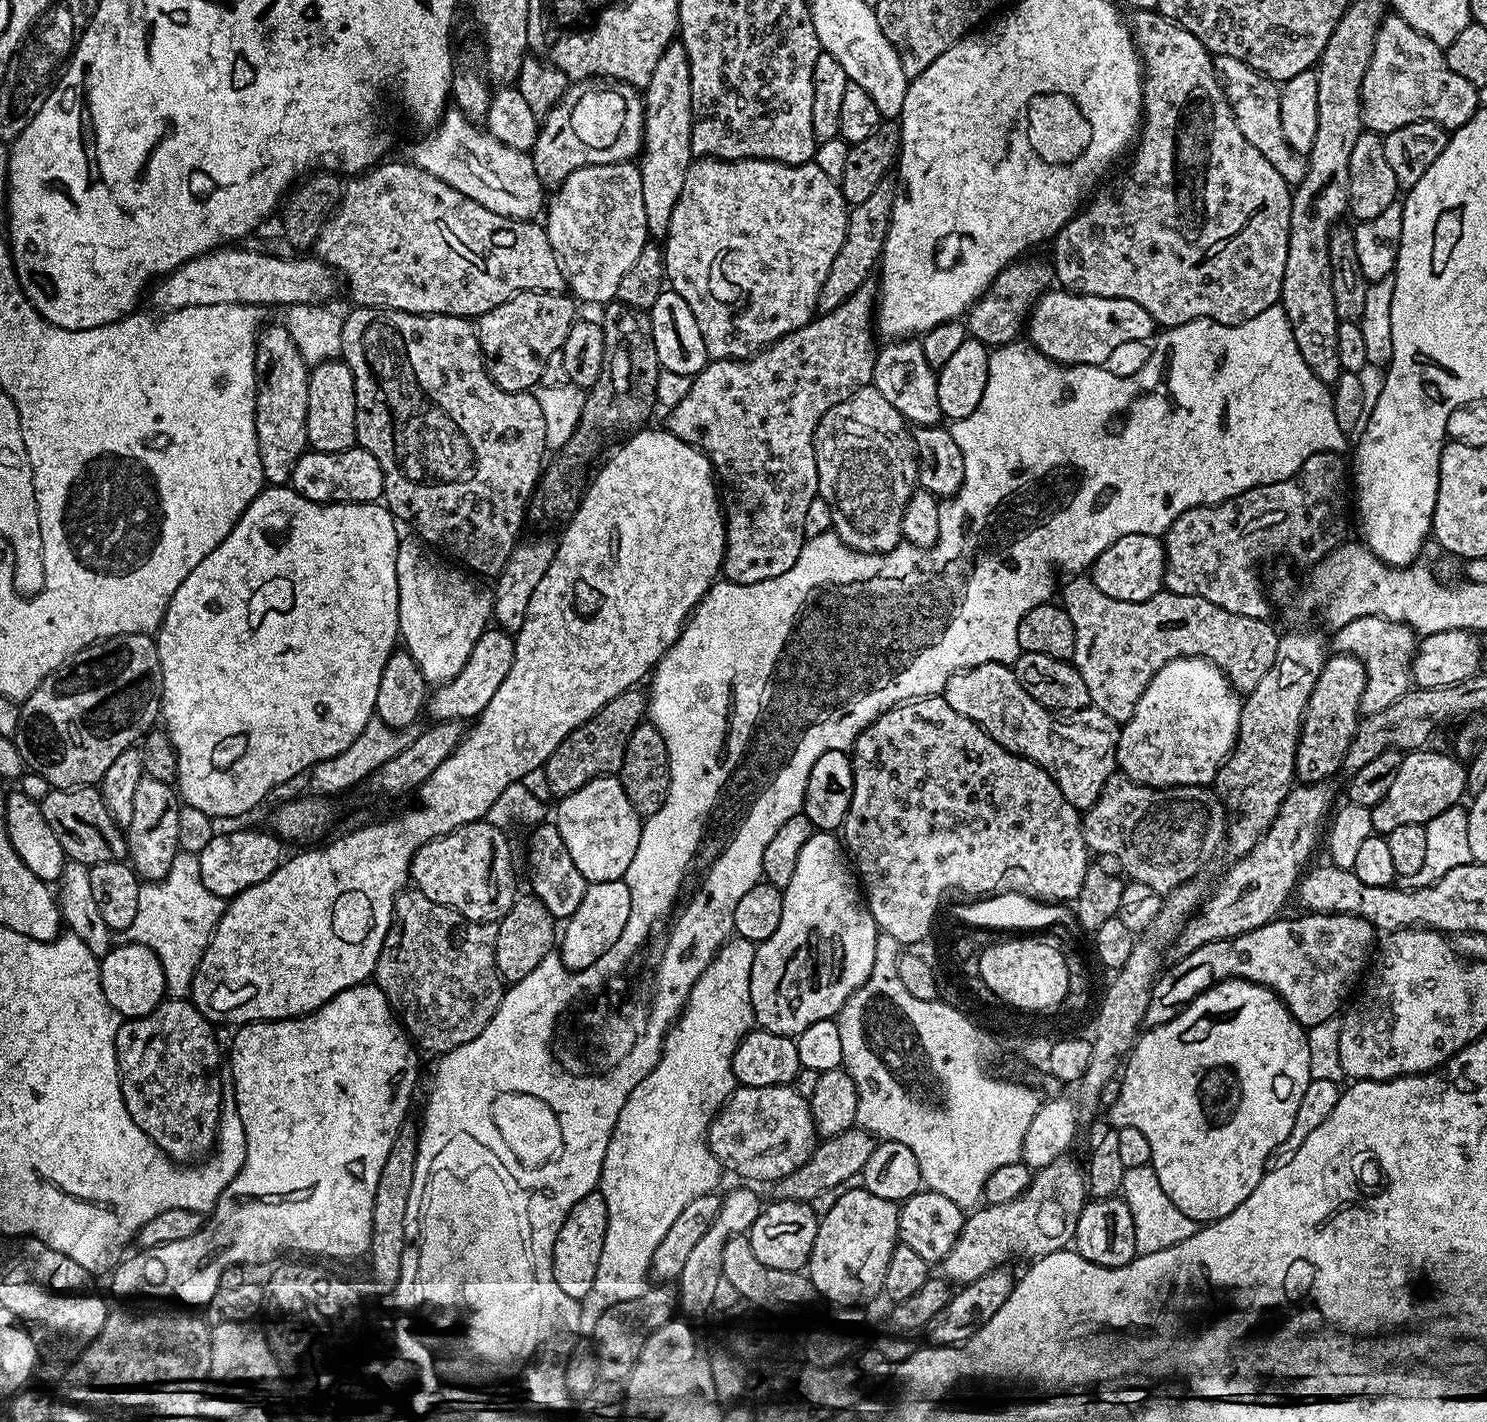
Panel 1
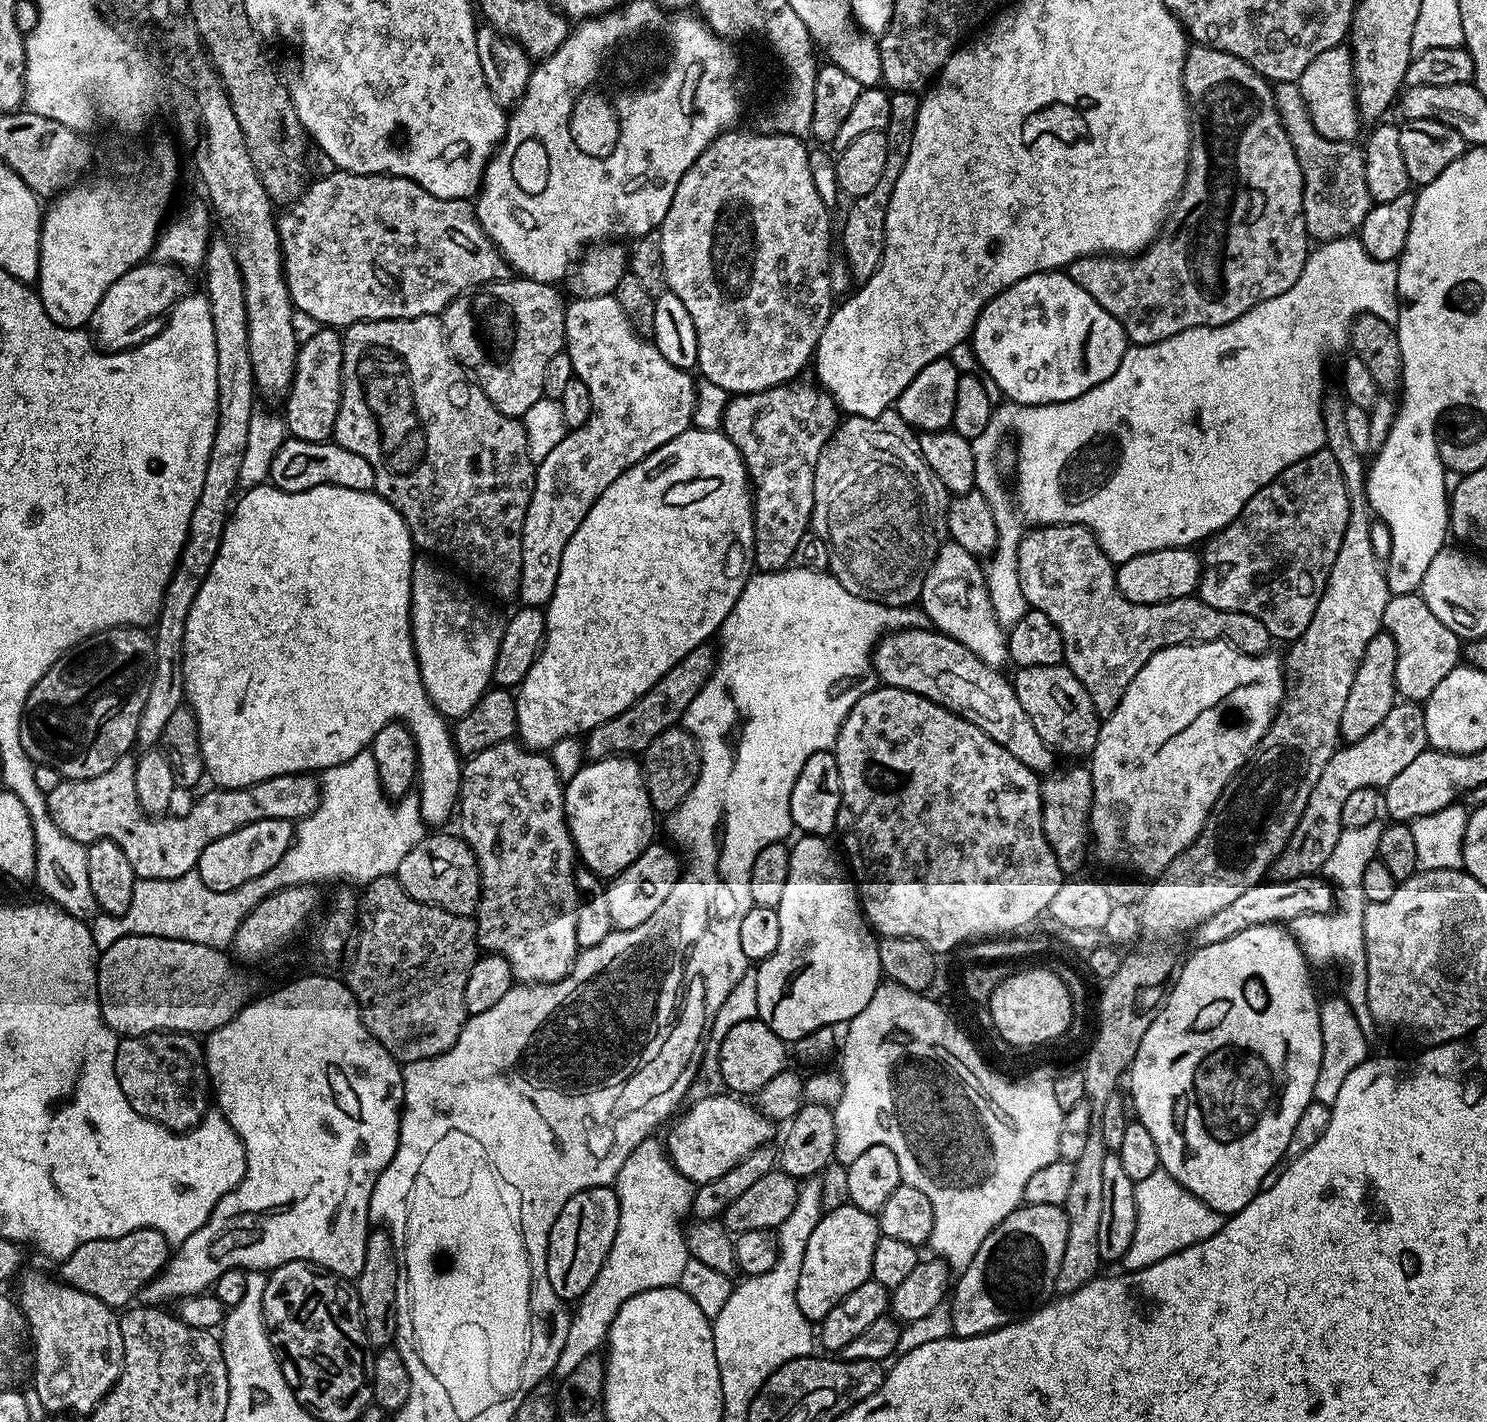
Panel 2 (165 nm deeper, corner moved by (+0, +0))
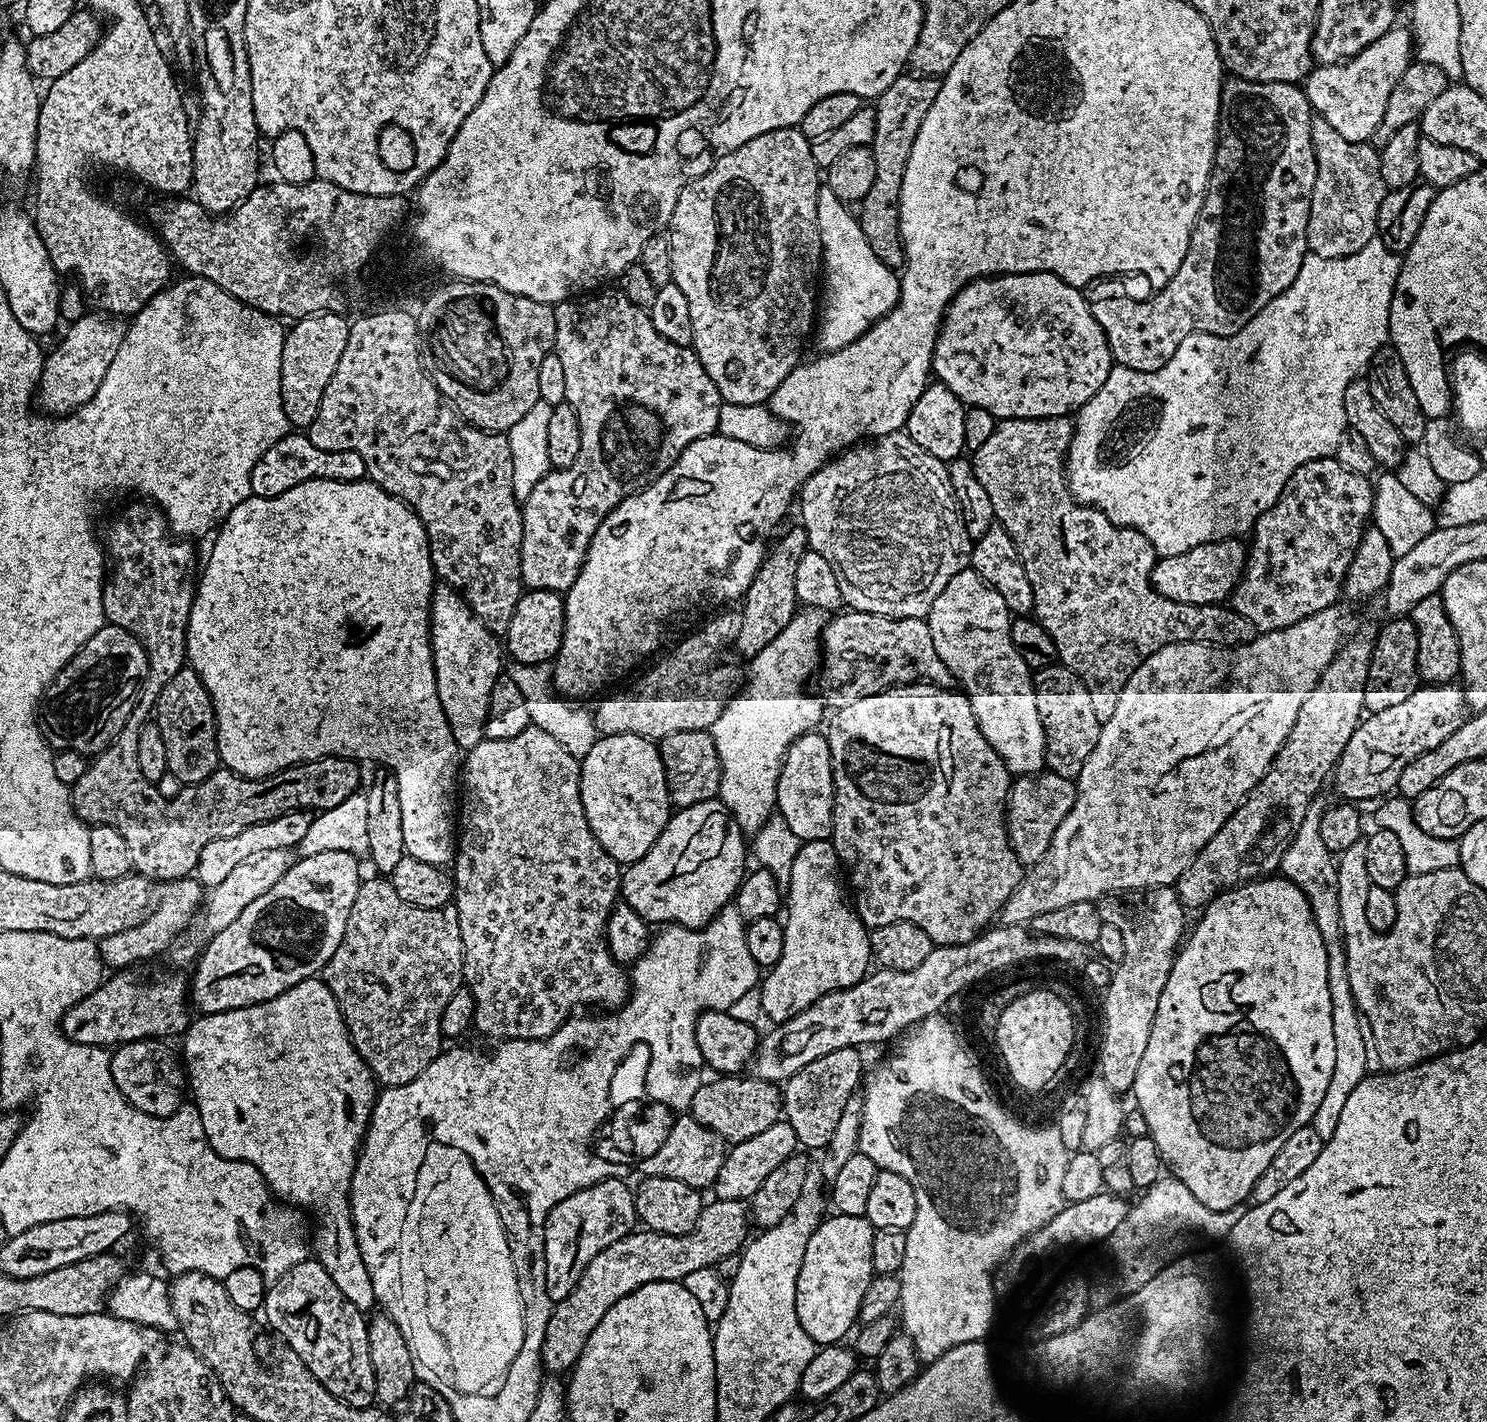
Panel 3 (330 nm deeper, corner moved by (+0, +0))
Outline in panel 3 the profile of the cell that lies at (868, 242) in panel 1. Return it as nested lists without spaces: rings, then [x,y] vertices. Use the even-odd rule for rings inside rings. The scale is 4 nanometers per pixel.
[[[902,74],[880,96],[875,97],[876,121],[874,122],[874,142],[870,146],[874,154],[874,182],[866,198],[858,205],[858,219],[870,250],[887,268],[900,270],[904,267],[904,247],[900,237],[900,195],[902,194],[902,174],[906,174],[906,162],[910,162],[910,146],[918,138],[922,118],[934,98],[938,98],[940,80],[935,76]],[[860,211],[860,212],[859,212]]]

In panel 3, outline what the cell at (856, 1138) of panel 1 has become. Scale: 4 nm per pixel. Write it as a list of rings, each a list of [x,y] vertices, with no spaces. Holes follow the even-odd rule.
[[[712,1198],[705,1203],[694,1230],[686,1234],[662,1234],[647,1230],[633,1230],[622,1238],[618,1238],[618,1242],[610,1242],[610,1246],[606,1246],[602,1254],[594,1254],[590,1266],[582,1270],[582,1278],[578,1278],[578,1286],[574,1286],[574,1290],[570,1290],[566,1298],[553,1303],[550,1323],[546,1326],[546,1342],[542,1344],[542,1362],[545,1373],[564,1374],[576,1367],[590,1334],[594,1334],[594,1326],[598,1326],[598,1322],[606,1318],[606,1310],[610,1310],[614,1302],[626,1298],[626,1294],[638,1290],[643,1284],[670,1282],[671,1280],[682,1282],[694,1270],[706,1267],[715,1269],[716,1264],[722,1259],[735,1256],[743,1249],[750,1236],[748,1228],[750,1229],[750,1208],[745,1201]]]

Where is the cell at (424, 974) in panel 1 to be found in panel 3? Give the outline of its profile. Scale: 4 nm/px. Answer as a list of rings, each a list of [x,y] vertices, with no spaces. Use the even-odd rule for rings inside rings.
[[[376,878],[380,880],[365,879],[358,890],[358,898],[354,898],[354,906],[350,906],[350,918],[346,918],[346,934],[342,934],[342,942],[338,942],[338,950],[334,950],[334,958],[324,967],[322,979],[324,985],[334,994],[338,1010],[344,1019],[344,1025],[352,1045],[358,1050],[358,1054],[364,1060],[364,1064],[372,1071],[373,1077],[384,1088],[394,1086],[406,1086],[406,1082],[414,1082],[430,1062],[440,1055],[442,1051],[442,1010],[446,1010],[446,1002],[454,998],[456,991],[464,984],[464,947],[462,946],[462,930],[458,926],[458,910],[455,903],[443,904],[440,908],[423,908],[422,906],[410,906],[410,902],[402,902],[398,898],[398,890],[394,890],[391,879]]]

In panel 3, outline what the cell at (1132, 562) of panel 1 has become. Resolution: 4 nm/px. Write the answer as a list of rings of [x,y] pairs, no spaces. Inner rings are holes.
[[[1236,538],[1226,540],[1211,540],[1208,544],[1194,546],[1194,550],[1186,550],[1186,554],[1162,556],[1157,559],[1152,568],[1152,588],[1158,594],[1183,604],[1224,604],[1231,597],[1240,576],[1244,573],[1246,559],[1245,545]]]

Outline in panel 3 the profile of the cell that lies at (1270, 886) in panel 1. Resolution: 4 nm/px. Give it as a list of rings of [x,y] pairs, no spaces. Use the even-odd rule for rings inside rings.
[[[1455,683],[1418,686],[1401,697],[1377,712],[1369,711],[1350,734],[1350,742],[1346,742],[1346,750],[1342,750],[1330,777],[1330,784],[1340,795],[1337,797],[1348,802],[1387,797],[1396,788],[1398,778],[1402,778],[1402,770],[1418,754],[1434,750],[1438,742],[1446,742],[1466,719],[1463,690]]]

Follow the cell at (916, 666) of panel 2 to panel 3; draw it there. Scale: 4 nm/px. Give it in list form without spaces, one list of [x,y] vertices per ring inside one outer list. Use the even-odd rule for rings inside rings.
[[[851,610],[833,615],[824,625],[822,663],[818,668],[827,703],[832,706],[849,704],[898,684],[913,683],[920,668],[916,656],[922,655],[924,648],[926,652],[931,642],[930,630],[925,621],[918,618],[890,618]]]

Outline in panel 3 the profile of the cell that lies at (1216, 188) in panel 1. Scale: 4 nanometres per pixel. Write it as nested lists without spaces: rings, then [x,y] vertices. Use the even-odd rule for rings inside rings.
[[[1235,78],[1225,79],[1224,89],[1220,95],[1220,125],[1216,135],[1216,153],[1212,163],[1212,173],[1208,183],[1208,193],[1202,202],[1202,210],[1196,219],[1194,230],[1190,234],[1190,246],[1186,250],[1186,258],[1182,258],[1182,266],[1178,266],[1174,278],[1166,282],[1166,286],[1153,291],[1149,300],[1131,300],[1128,296],[1104,296],[1101,300],[1093,299],[1091,301],[1092,313],[1102,326],[1106,334],[1106,342],[1110,346],[1110,354],[1116,364],[1126,366],[1130,370],[1139,372],[1153,372],[1162,370],[1170,358],[1174,358],[1174,350],[1182,346],[1182,338],[1190,338],[1190,334],[1195,332],[1205,332],[1215,336],[1233,336],[1238,330],[1266,306],[1286,286],[1290,286],[1298,278],[1298,270],[1302,270],[1302,262],[1308,251],[1308,219],[1310,218],[1310,202],[1314,194],[1314,182],[1316,181],[1316,151],[1312,141],[1312,103],[1308,101],[1308,96],[1303,87],[1295,84],[1283,84],[1282,82],[1250,82],[1249,80],[1237,80]]]

